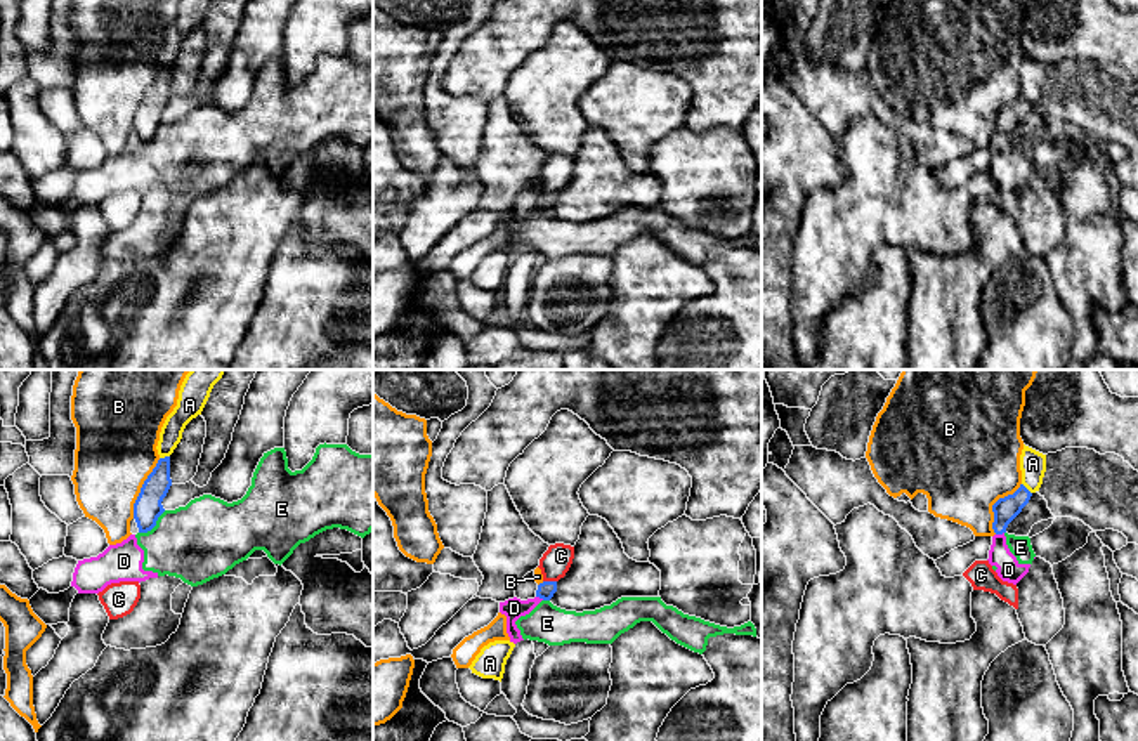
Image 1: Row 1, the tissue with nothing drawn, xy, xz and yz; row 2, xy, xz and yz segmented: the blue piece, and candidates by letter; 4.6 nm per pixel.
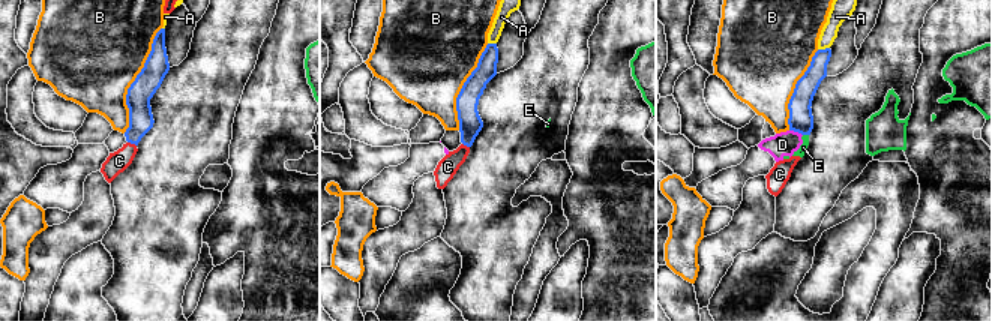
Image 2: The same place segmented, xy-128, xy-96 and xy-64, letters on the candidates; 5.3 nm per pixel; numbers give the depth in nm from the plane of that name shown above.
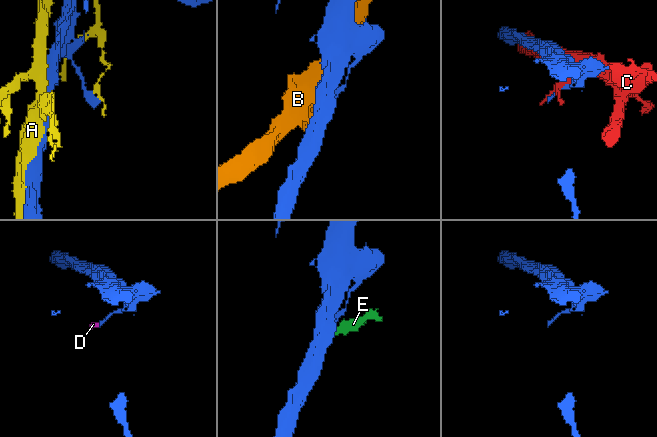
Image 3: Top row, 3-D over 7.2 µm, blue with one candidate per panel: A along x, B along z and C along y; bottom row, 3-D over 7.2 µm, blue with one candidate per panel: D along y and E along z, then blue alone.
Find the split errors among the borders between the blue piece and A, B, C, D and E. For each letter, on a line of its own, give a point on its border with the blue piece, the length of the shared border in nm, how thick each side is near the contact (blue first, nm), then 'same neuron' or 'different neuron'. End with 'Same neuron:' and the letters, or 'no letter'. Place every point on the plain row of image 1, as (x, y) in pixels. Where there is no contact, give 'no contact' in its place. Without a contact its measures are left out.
A: xy (165, 68) | 50 nm | 130/110 nm | different neuron
B: xy (141, 99) | 300 nm | 130/380 nm | different neuron
C: xz (550, 193) | 60 nm | 80/140 nm | different neuron
D: yz (1000, 144) | 40 nm | 110/110 nm | different neuron
E: xy (153, 137) | 170 nm | 130/360 nm | different neuron
Same neuron: no letter

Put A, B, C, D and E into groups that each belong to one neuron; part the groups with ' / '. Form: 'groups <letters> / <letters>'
groups A / B / C / D E

